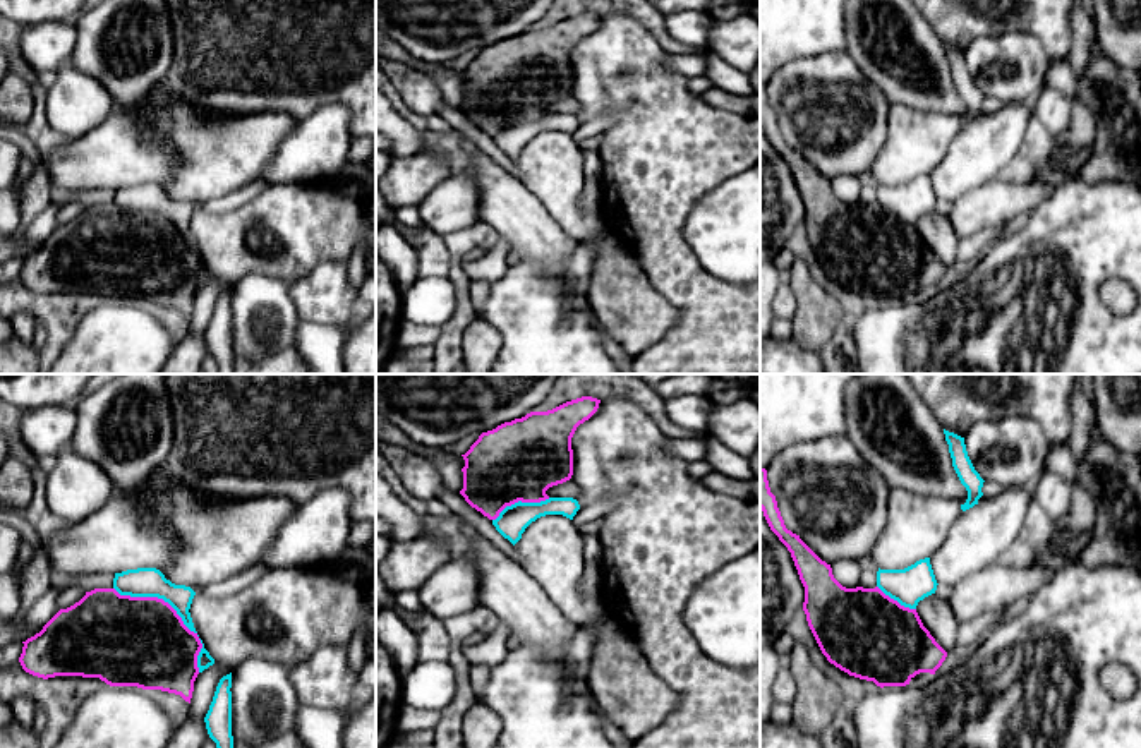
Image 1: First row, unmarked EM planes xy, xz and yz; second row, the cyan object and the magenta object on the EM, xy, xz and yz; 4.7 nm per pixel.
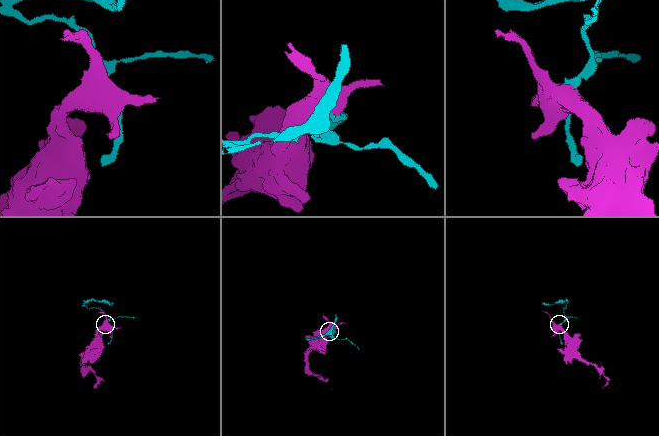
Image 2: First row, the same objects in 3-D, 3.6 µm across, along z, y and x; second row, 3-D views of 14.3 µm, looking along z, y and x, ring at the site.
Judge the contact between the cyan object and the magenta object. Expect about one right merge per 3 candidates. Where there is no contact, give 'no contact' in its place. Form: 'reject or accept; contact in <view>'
reject; contact in xy

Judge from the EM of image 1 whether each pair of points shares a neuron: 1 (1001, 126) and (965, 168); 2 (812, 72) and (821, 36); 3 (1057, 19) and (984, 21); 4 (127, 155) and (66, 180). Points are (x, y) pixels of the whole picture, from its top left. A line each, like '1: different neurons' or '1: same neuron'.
1: same neuron
2: different neurons
3: same neuron
4: same neuron

